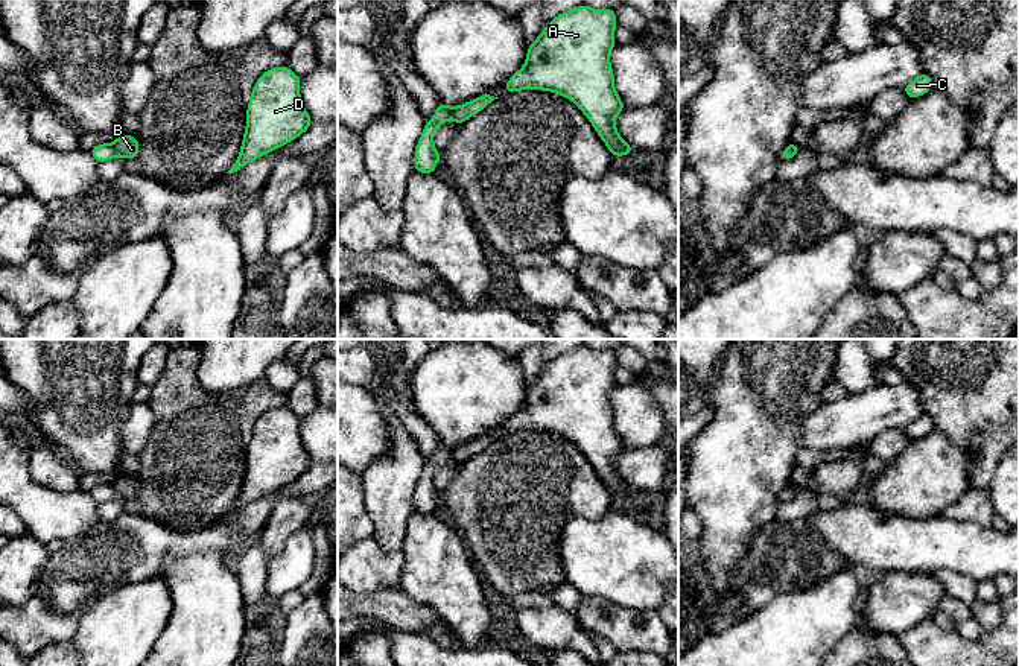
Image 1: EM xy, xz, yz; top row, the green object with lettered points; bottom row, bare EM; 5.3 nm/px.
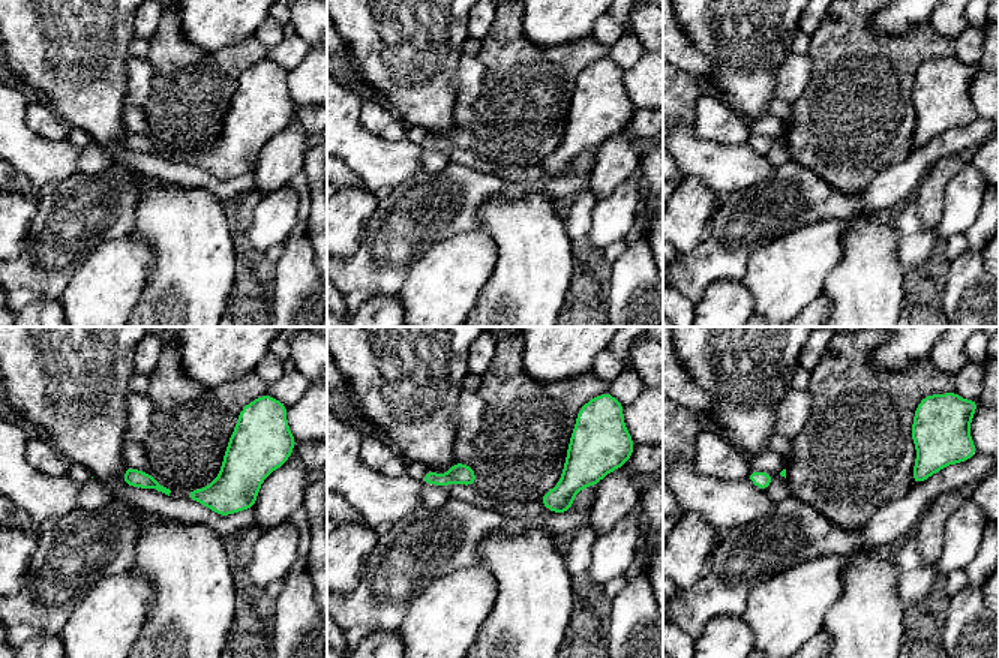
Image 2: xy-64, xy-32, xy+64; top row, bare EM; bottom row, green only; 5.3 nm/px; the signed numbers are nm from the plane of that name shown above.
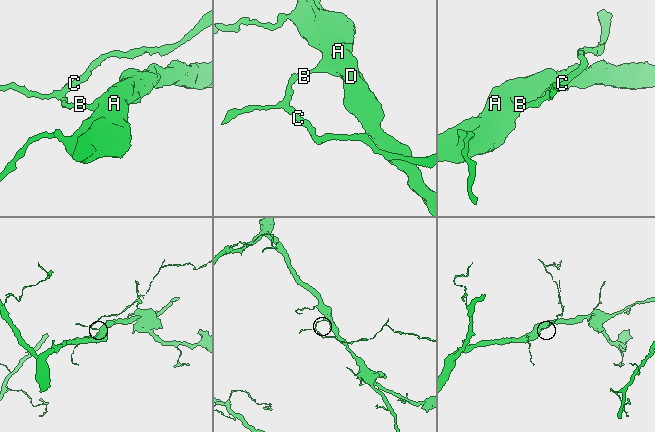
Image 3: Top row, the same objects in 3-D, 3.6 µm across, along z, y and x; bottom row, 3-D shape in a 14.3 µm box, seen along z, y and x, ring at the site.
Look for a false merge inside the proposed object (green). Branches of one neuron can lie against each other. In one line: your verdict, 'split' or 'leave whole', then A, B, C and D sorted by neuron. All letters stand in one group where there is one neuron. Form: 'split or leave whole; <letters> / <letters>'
split; A B D / C

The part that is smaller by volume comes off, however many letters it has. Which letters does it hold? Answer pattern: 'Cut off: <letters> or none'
Cut off: C

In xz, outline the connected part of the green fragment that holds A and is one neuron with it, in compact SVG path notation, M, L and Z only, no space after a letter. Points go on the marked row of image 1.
M581 5L557 15L526 49L526 62L505 82L505 94L541 90L569 99L589 119L610 154L627 157L636 147L624 141L614 125L614 119L625 109L614 88L614 71L610 64L610 53L616 46L616 26L617 18L613 8L593 9Z

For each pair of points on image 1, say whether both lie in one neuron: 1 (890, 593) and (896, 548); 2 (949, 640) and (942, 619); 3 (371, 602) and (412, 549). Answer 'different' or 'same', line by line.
1: different
2: different
3: different

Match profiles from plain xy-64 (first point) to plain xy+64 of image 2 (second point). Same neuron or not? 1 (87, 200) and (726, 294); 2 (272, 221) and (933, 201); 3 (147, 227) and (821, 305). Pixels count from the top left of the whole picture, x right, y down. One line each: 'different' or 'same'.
1: different
2: different
3: different

